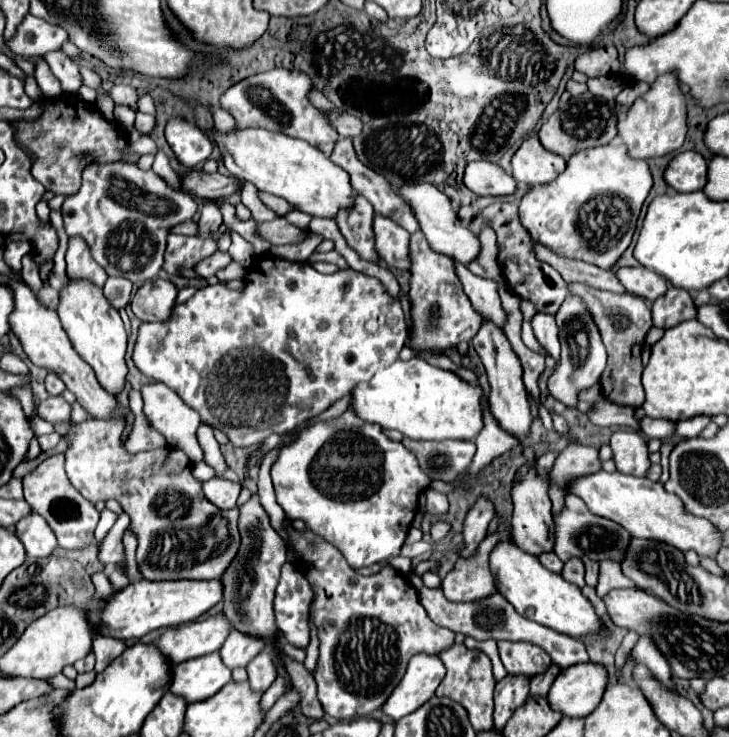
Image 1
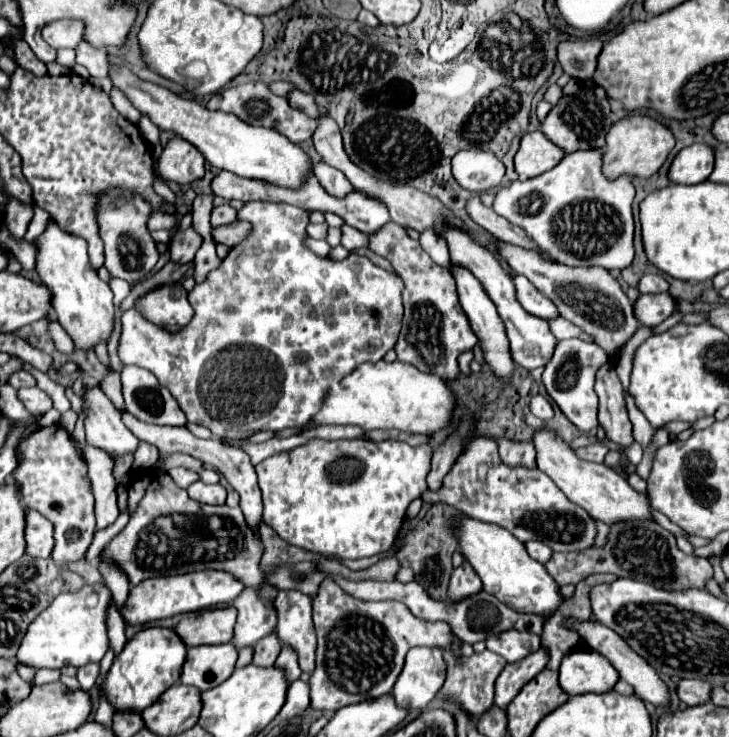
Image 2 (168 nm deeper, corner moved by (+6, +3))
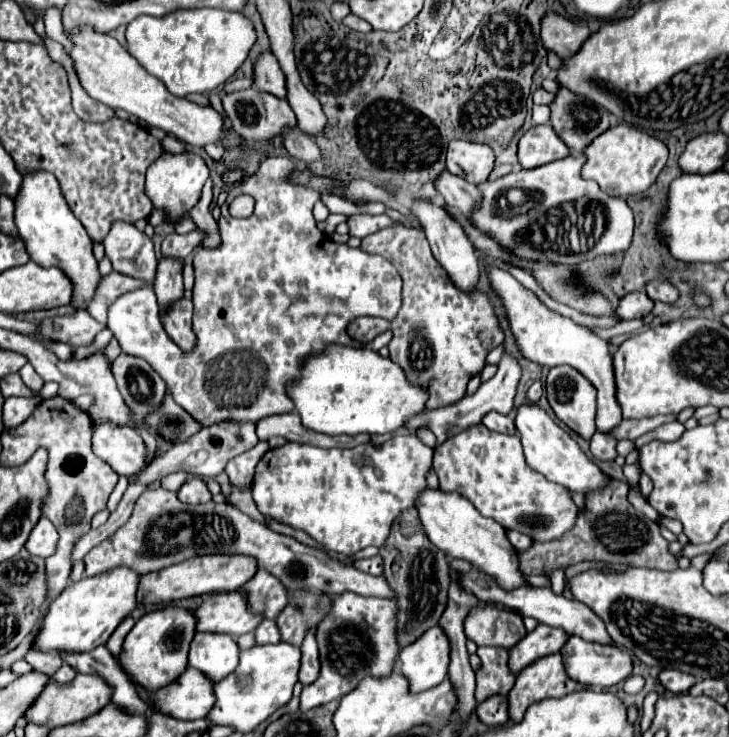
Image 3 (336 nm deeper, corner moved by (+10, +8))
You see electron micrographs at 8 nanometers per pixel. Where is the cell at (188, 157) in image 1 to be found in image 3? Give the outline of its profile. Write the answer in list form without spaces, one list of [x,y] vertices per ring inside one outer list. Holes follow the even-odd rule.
[[[163,151],[163,155],[147,169],[145,191],[149,193],[149,199],[153,201],[153,205],[165,209],[169,213],[169,221],[175,223],[199,201],[199,195],[207,177],[209,177],[209,167],[201,155],[191,151],[185,151],[185,153]]]

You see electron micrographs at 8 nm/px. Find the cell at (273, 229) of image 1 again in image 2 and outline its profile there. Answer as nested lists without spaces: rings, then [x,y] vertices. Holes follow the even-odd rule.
[[[231,222],[231,224],[225,224],[225,226],[217,226],[217,228],[211,228],[211,236],[213,236],[213,242],[215,244],[225,244],[229,248],[237,246],[245,234],[249,232],[249,222]]]

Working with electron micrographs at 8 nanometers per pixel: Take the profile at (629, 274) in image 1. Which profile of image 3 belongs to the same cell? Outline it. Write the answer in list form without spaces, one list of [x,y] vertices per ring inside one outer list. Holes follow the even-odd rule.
[[[653,279],[649,283],[645,283],[645,293],[653,299],[653,301],[665,301],[665,303],[673,303],[677,299],[677,289],[663,281],[663,279]]]

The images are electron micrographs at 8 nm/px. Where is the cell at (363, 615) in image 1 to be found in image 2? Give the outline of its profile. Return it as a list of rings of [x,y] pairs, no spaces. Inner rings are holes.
[[[327,578],[317,596],[313,598],[313,622],[315,622],[315,630],[317,630],[317,668],[315,672],[311,674],[311,680],[309,680],[309,686],[311,686],[311,708],[313,710],[339,710],[343,706],[349,706],[349,704],[357,704],[357,702],[363,702],[367,698],[379,698],[381,694],[389,694],[397,682],[397,676],[401,674],[403,670],[403,660],[405,660],[405,654],[413,648],[413,646],[437,646],[437,648],[445,648],[447,644],[451,644],[451,630],[449,630],[449,624],[447,622],[429,622],[429,620],[421,620],[417,616],[413,616],[409,612],[409,608],[401,602],[363,602],[363,600],[357,600],[349,594],[345,594],[345,590],[341,590],[331,578]]]

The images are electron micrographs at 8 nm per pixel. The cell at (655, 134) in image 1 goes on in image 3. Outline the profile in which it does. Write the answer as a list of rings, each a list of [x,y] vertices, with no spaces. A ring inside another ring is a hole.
[[[621,123],[601,133],[601,137],[597,137],[585,149],[585,155],[587,155],[587,163],[581,175],[585,179],[597,181],[599,187],[609,195],[627,197],[645,191],[657,179],[657,175],[667,163],[667,145],[641,129]]]

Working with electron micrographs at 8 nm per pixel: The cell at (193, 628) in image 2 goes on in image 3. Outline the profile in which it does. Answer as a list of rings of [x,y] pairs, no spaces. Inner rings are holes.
[[[215,593],[193,611],[199,633],[229,633],[233,637],[253,631],[261,617],[253,615],[241,593]]]

